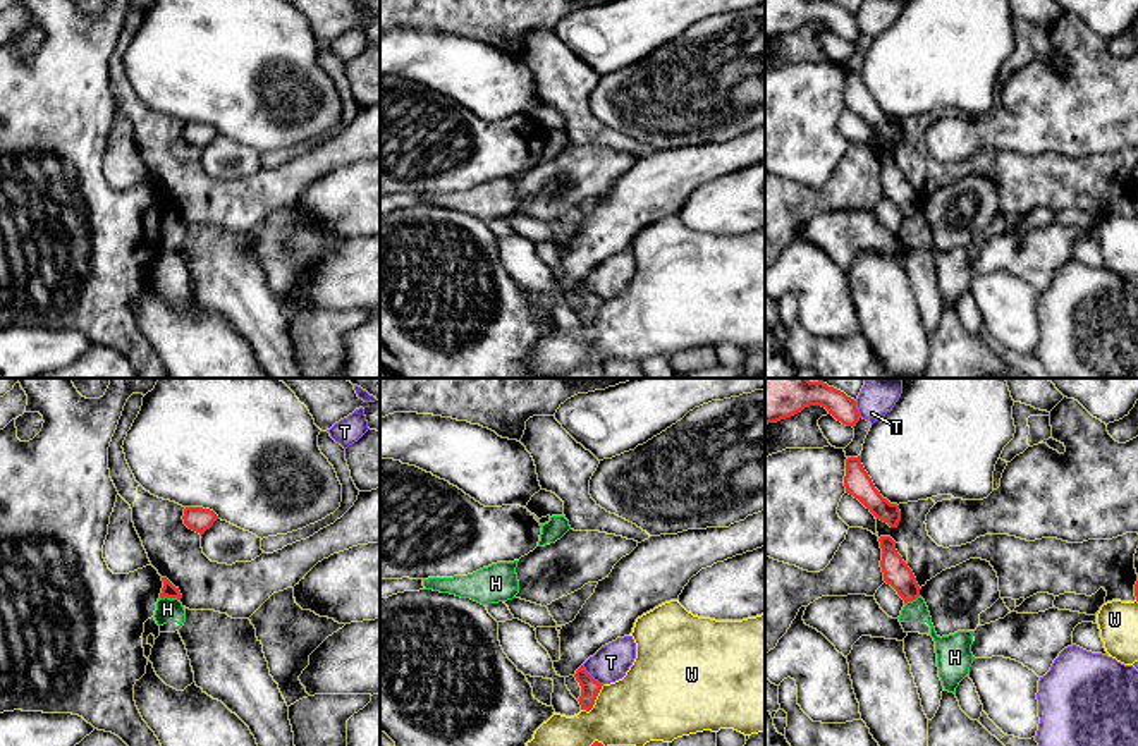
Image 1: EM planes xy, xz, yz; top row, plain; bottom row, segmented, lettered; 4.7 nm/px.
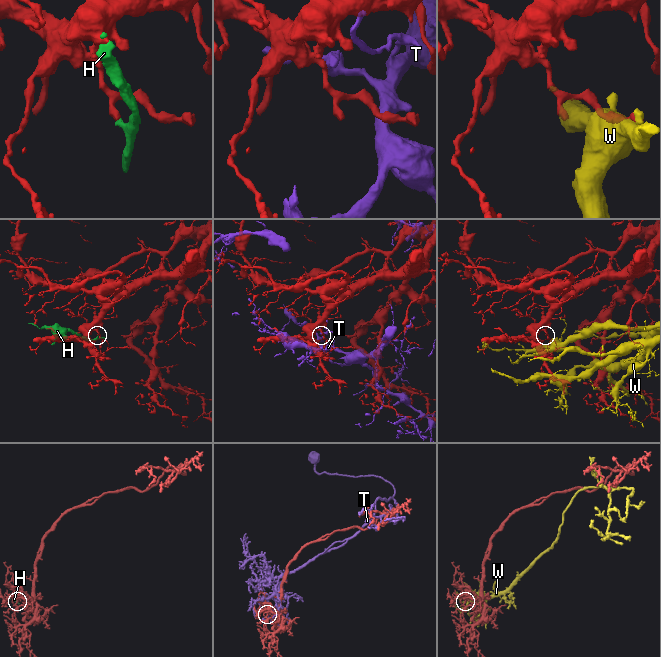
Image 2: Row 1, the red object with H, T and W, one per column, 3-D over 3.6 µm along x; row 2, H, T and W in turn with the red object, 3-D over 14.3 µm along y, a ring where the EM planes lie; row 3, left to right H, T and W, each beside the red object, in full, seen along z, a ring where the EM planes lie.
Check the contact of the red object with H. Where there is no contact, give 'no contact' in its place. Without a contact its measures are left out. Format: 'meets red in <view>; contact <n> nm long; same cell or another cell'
meets red in xy; contact 100 nm long; another cell

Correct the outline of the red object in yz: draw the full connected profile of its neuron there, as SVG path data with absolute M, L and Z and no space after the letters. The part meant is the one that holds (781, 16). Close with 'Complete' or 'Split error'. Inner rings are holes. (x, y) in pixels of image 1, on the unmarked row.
M765 0L765 40L822 21L846 41L856 41L860 28L856 15L829 0Z. Complete

